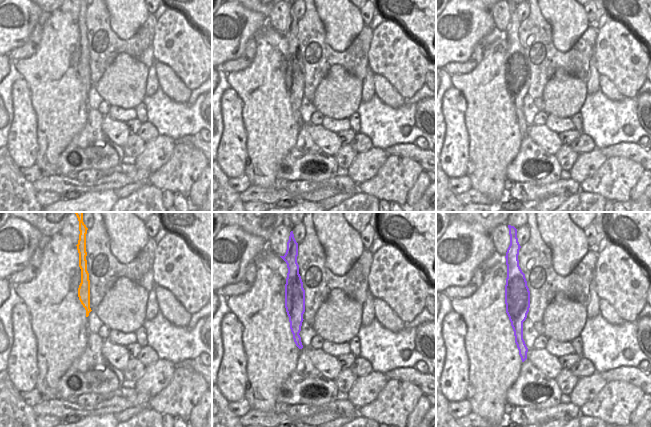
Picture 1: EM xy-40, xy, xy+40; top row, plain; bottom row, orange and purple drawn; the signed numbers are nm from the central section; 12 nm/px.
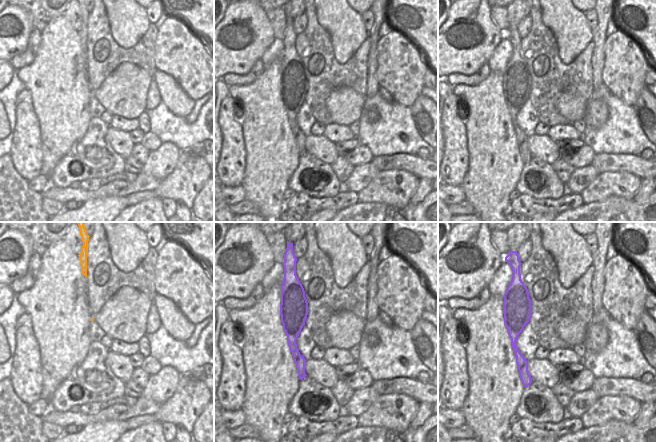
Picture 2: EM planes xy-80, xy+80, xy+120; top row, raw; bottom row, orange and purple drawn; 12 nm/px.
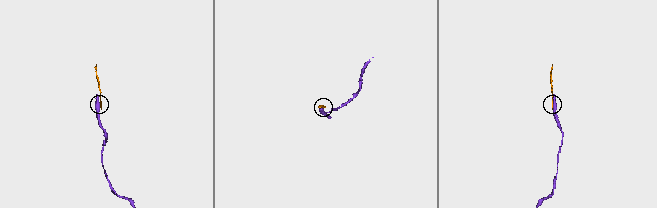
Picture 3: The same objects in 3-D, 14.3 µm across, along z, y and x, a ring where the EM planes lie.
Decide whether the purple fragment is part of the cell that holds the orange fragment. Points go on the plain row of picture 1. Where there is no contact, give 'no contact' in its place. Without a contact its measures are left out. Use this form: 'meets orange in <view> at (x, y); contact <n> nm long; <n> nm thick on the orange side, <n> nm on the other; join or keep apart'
no contact; join

